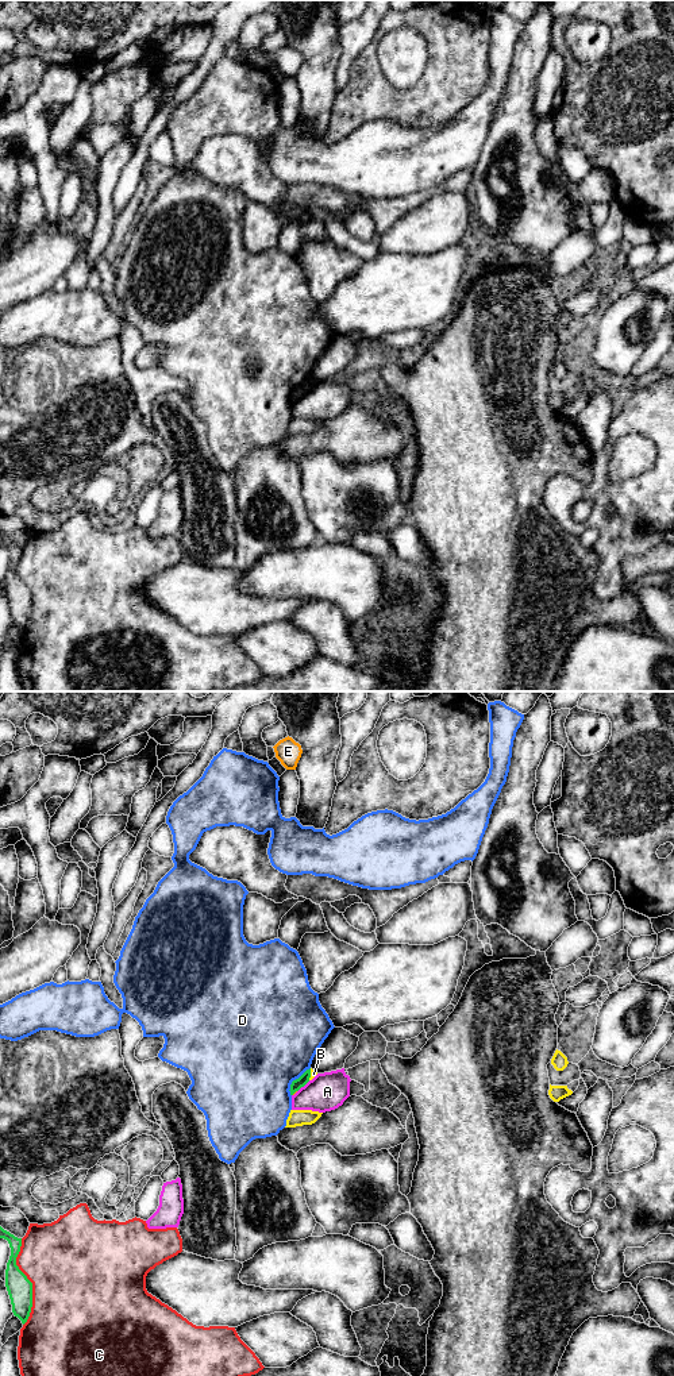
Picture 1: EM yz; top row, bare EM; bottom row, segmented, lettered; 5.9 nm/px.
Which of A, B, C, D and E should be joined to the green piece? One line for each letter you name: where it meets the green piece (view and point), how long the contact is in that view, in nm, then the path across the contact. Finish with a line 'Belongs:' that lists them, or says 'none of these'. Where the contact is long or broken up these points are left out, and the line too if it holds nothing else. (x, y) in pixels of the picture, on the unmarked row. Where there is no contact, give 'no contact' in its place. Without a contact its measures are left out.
Belongs: none of these

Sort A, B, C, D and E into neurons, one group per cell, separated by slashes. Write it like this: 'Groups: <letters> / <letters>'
Groups: A / B / C / D / E

